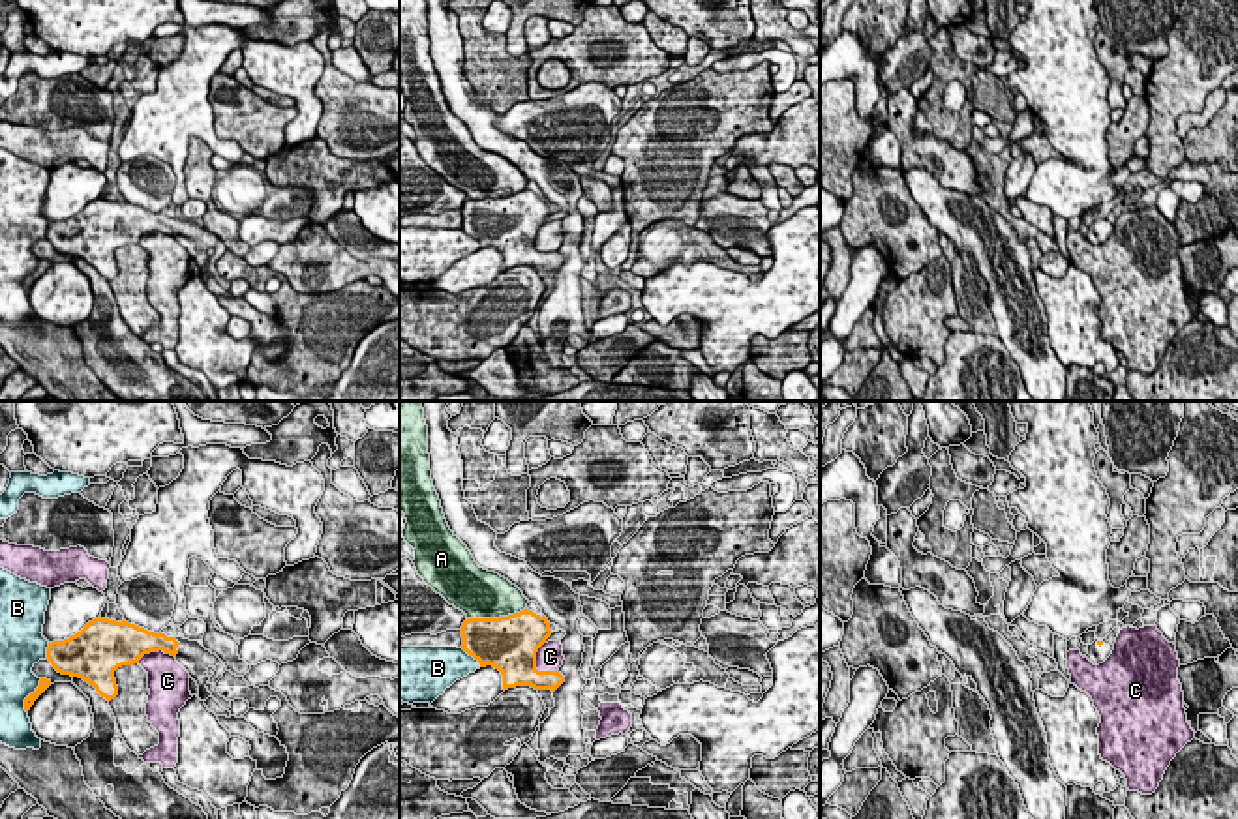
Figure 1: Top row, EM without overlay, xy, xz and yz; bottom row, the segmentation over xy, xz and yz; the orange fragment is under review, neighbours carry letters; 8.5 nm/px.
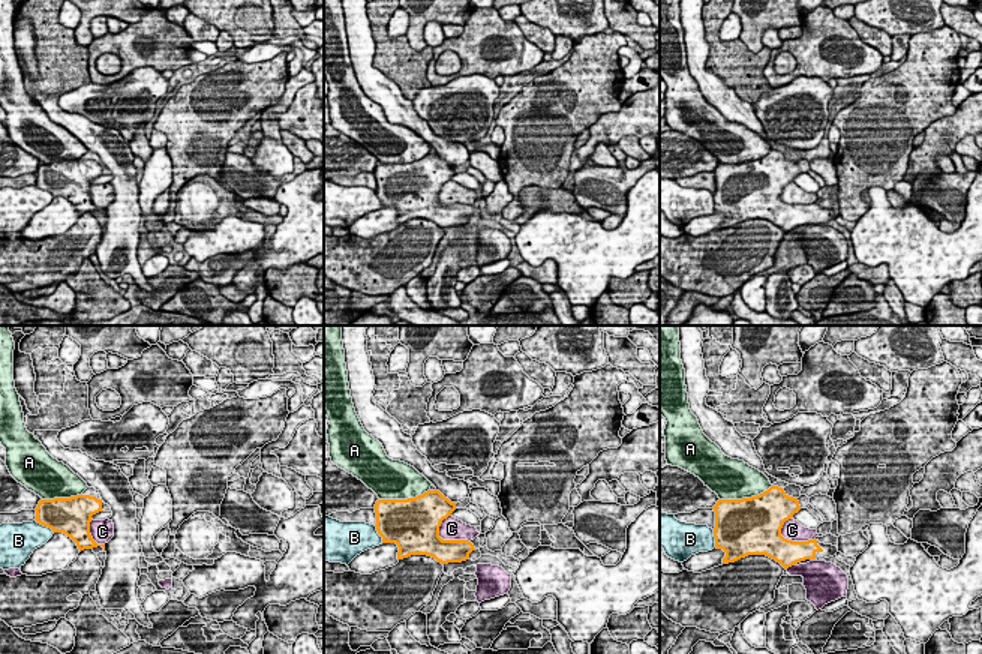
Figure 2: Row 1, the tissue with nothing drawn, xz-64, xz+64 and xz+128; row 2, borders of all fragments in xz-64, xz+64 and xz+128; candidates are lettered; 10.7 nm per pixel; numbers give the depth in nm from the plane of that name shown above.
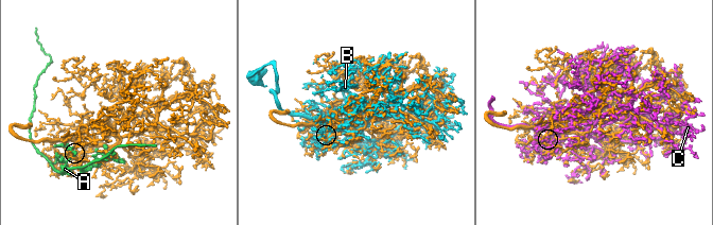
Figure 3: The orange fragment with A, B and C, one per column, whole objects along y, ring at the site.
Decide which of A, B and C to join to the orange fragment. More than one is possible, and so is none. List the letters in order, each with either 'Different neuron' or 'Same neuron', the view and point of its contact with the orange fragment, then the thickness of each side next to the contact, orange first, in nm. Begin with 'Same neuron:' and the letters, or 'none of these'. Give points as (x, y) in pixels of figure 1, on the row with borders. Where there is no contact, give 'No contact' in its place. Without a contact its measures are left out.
Same neuron: none of these
A: Different neuron. Touches orange at xz (496, 619). Thickness 480 nm (orange) against 420 nm
B: Different neuron. Touches orange at xy (29, 696). Thickness 90 nm (orange) against 300 nm
C: Different neuron. Touches orange at xz (535, 666). Thickness 420 nm (orange) against 220 nm

